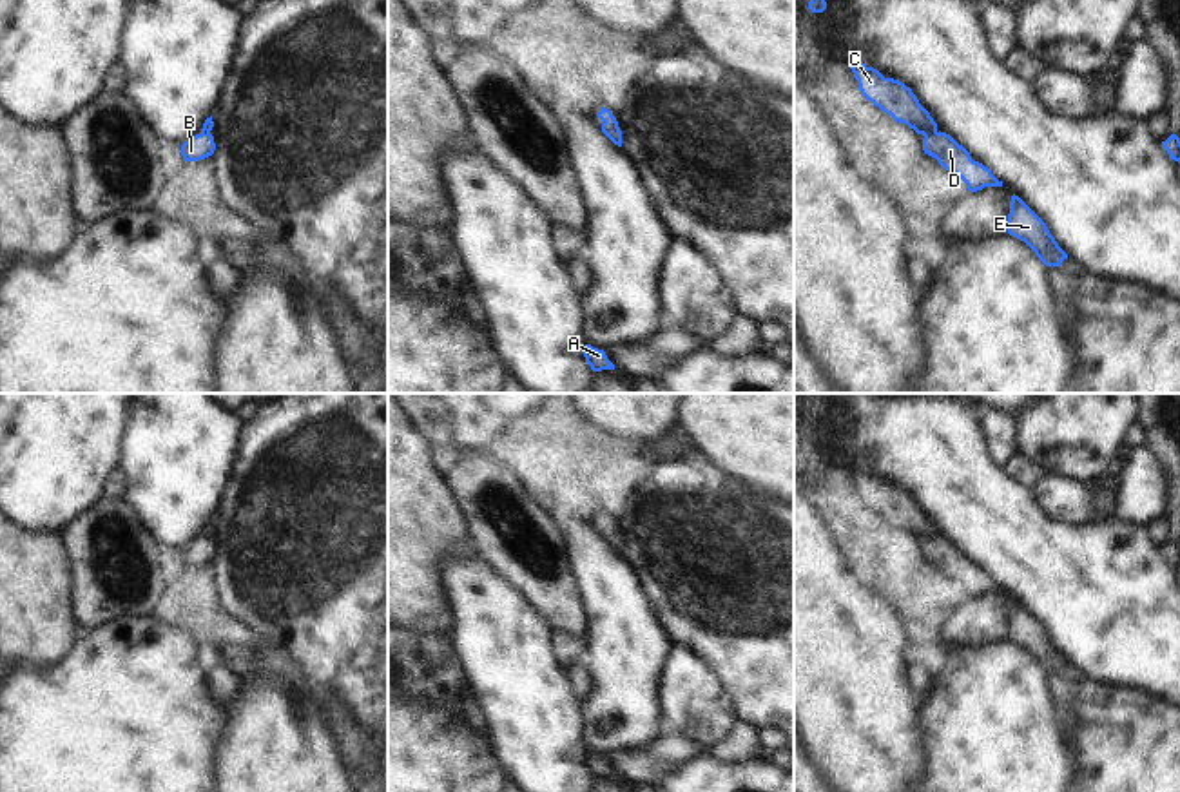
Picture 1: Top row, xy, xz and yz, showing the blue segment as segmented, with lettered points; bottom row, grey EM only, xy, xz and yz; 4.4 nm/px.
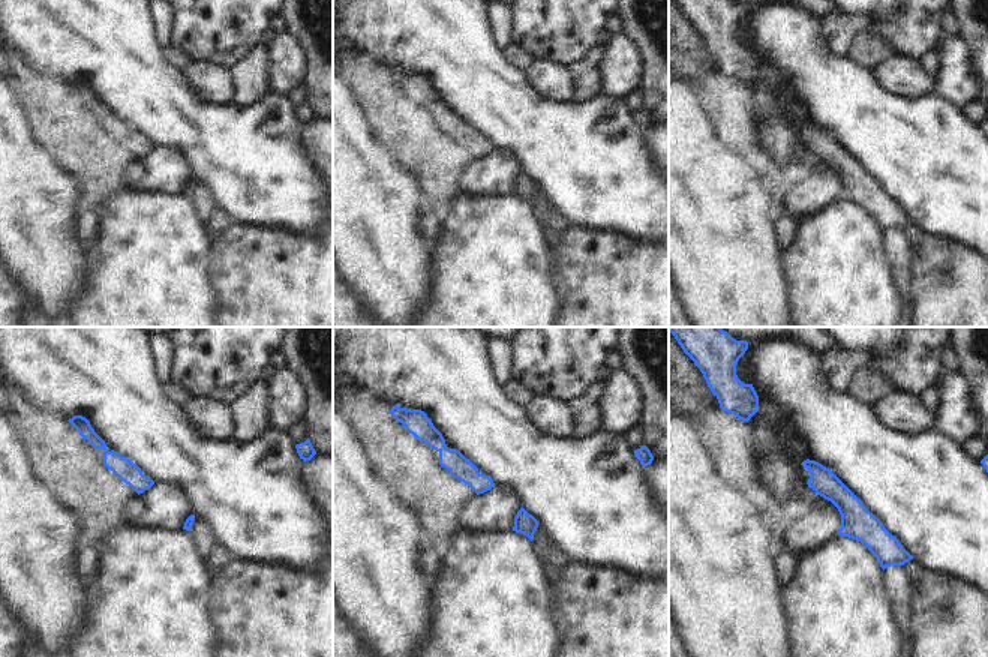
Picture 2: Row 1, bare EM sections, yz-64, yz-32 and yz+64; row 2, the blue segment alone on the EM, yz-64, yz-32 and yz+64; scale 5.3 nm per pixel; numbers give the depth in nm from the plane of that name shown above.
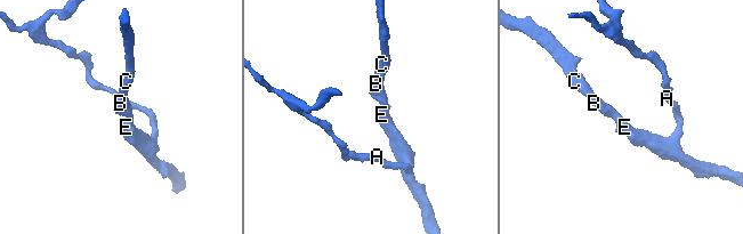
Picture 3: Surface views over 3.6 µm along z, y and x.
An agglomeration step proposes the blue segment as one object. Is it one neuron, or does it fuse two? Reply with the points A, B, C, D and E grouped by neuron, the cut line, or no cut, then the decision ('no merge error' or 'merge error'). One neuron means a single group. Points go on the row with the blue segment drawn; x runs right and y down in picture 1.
A B C D E | no cut | no merge error

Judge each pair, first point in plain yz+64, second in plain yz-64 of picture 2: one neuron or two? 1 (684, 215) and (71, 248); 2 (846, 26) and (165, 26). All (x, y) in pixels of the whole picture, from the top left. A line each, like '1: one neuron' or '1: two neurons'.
1: one neuron
2: one neuron

